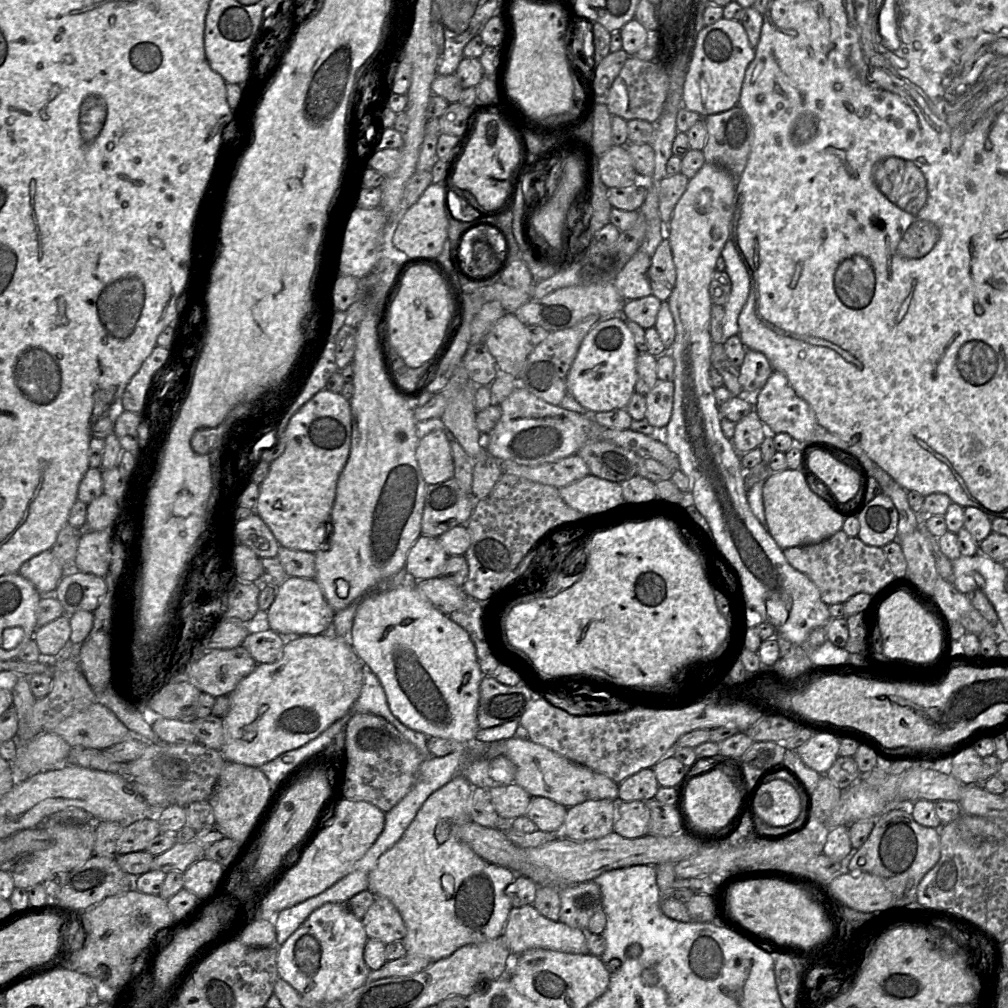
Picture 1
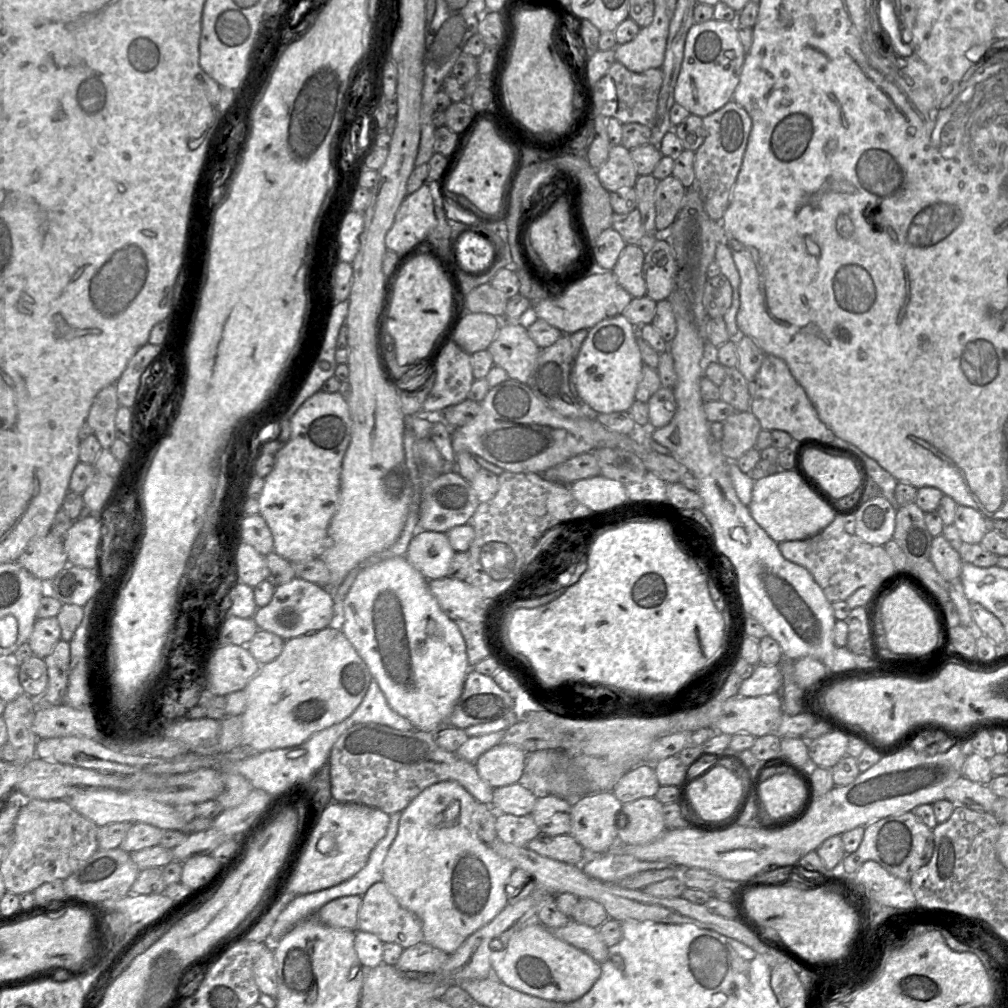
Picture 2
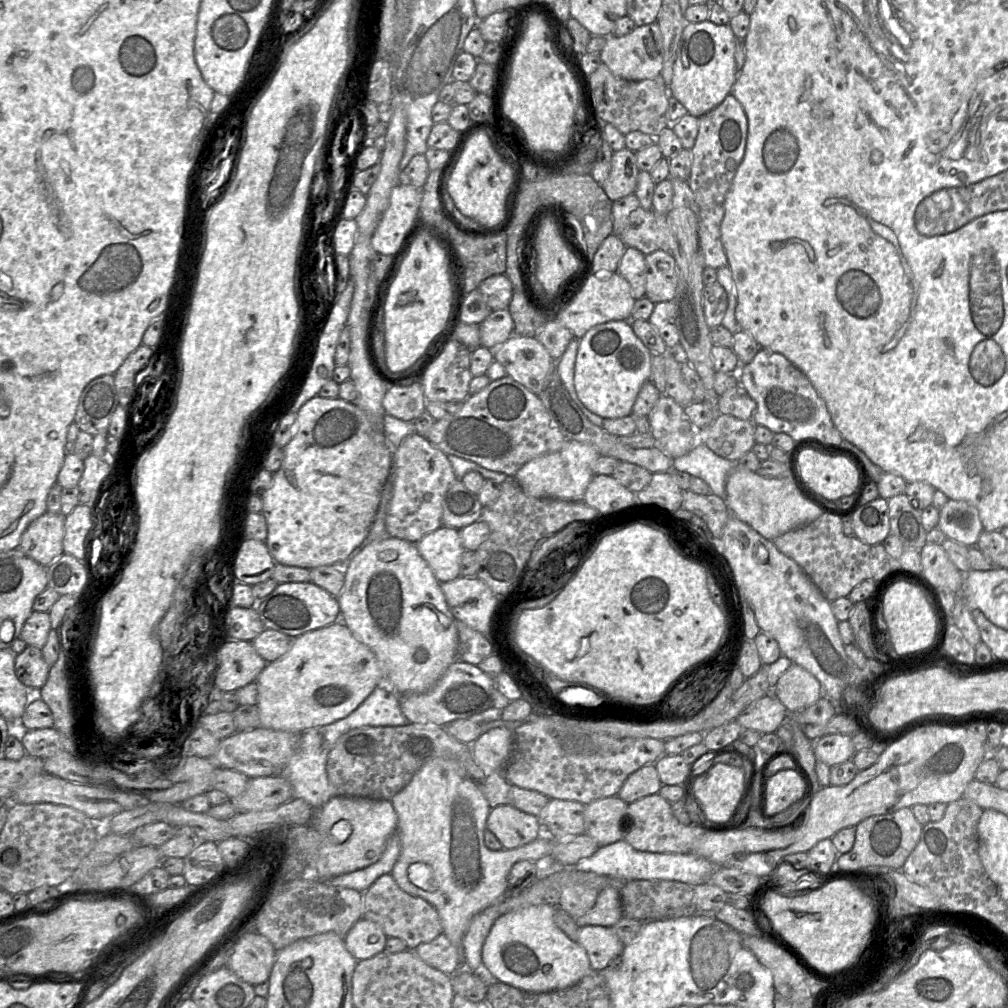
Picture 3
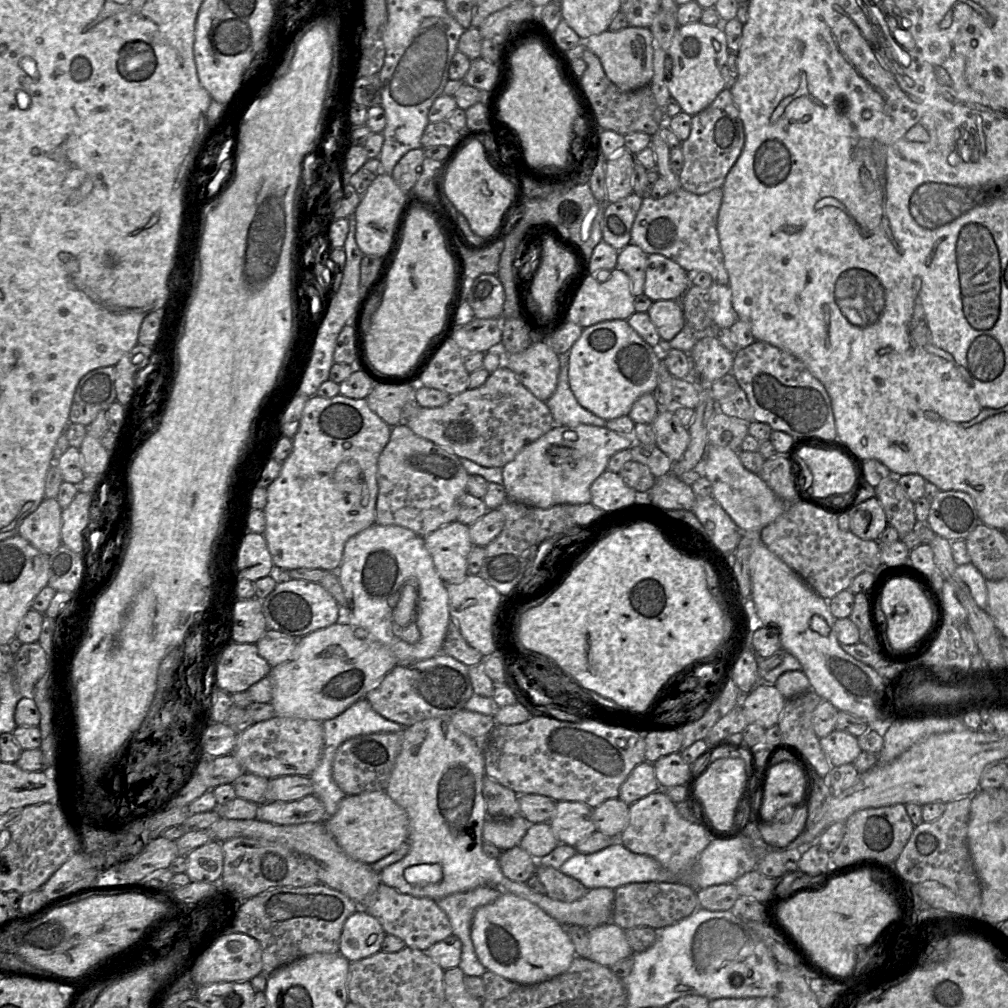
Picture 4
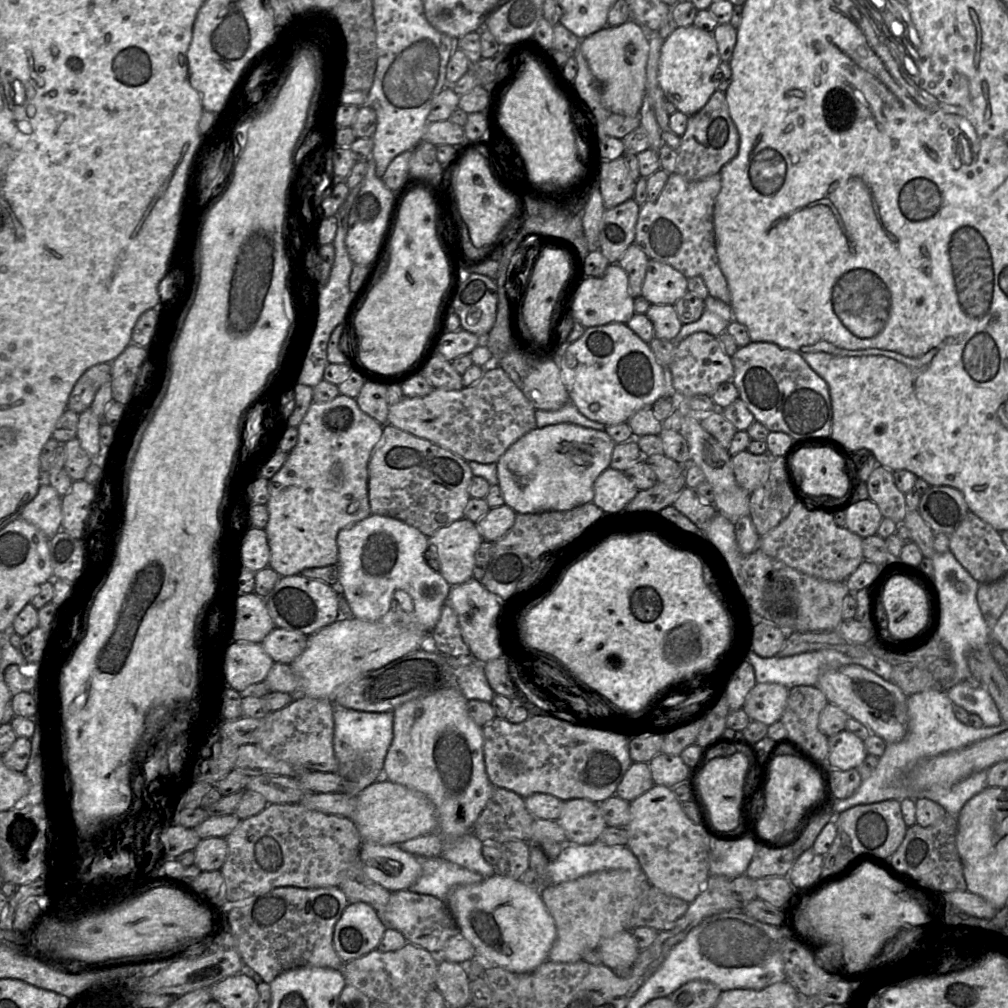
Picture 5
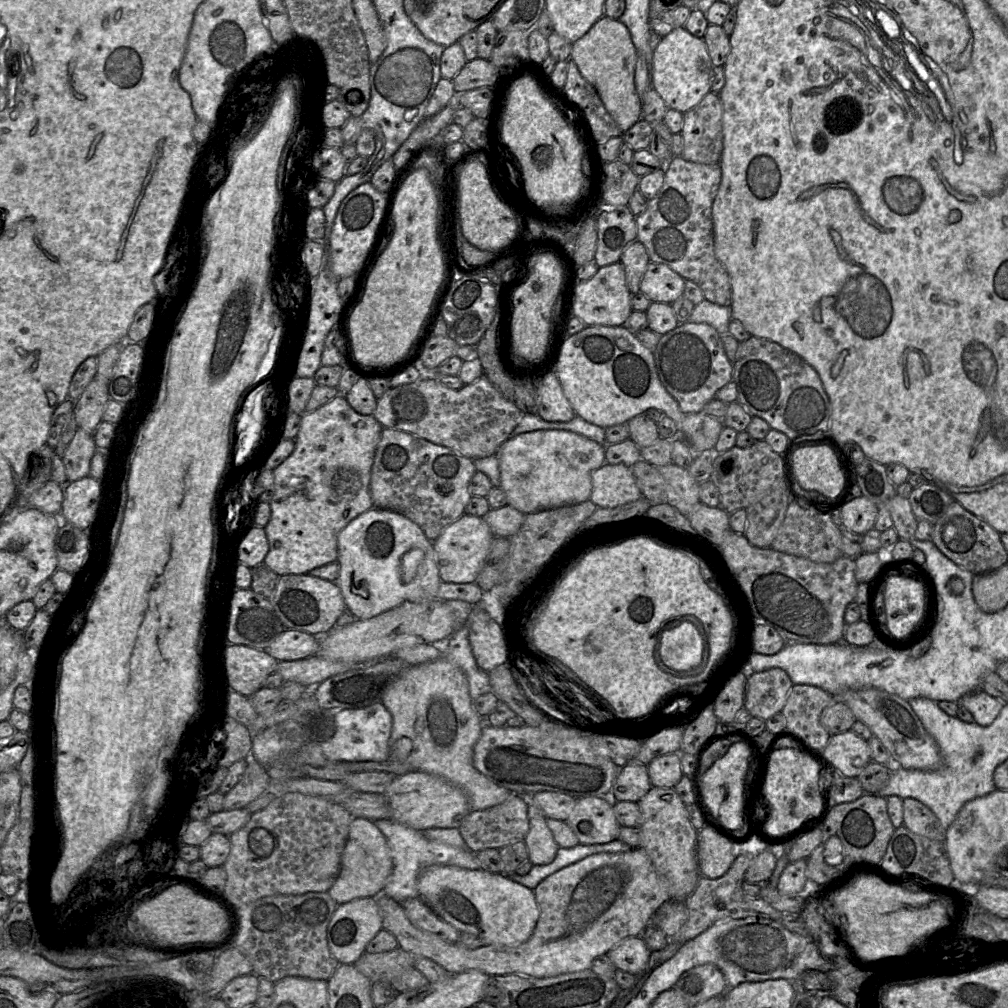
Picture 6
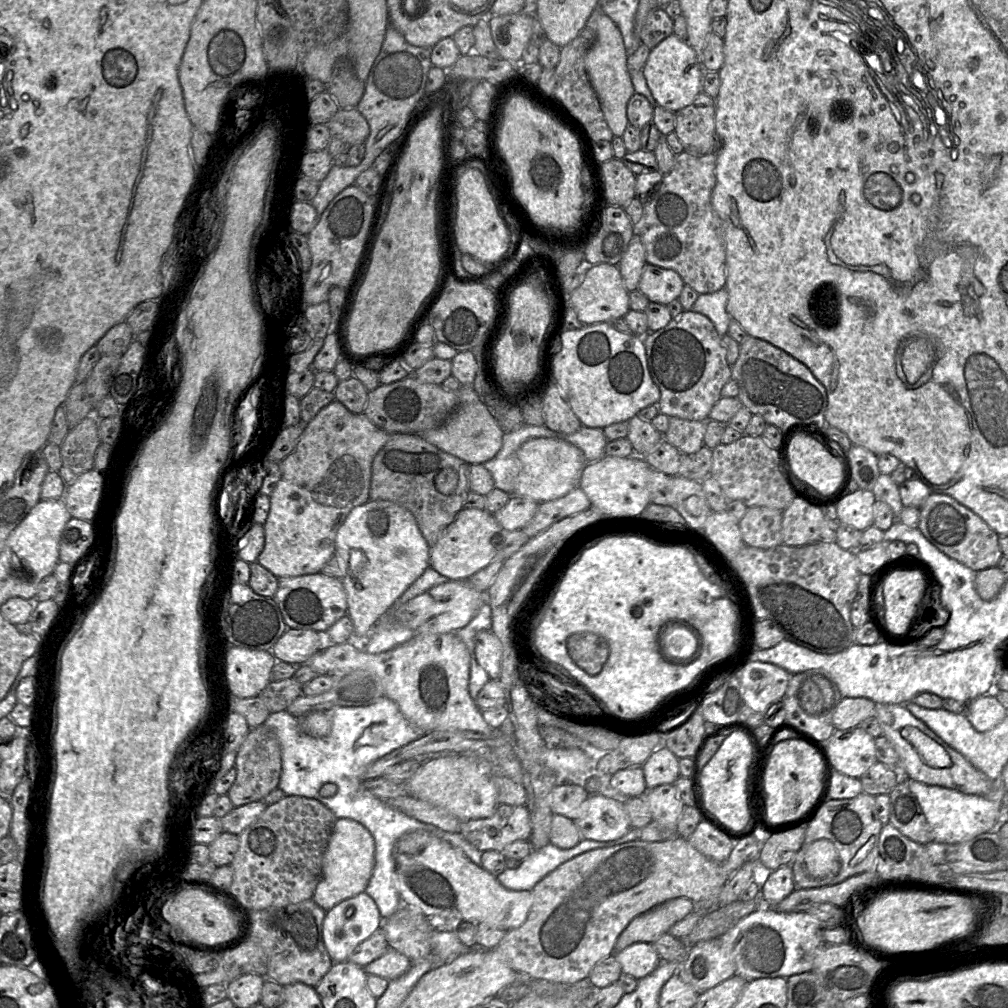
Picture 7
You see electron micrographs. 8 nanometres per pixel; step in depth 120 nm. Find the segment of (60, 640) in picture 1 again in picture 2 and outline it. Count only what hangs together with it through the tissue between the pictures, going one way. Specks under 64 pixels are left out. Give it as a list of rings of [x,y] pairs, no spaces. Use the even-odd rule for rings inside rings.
[[[56,616],[37,618],[27,643],[35,656],[44,659],[60,639],[61,629]]]

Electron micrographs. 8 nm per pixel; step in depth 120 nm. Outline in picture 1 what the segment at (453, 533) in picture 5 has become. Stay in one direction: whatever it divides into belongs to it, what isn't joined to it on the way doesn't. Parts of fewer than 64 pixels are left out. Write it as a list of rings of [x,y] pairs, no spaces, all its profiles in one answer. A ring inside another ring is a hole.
[[[422,534],[407,554],[405,573],[413,583],[440,577],[447,558],[438,538]]]

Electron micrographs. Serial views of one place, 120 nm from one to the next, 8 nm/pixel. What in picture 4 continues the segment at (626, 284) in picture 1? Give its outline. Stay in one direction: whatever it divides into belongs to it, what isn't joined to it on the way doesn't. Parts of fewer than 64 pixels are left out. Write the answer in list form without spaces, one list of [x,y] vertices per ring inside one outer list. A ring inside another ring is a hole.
[[[631,243],[618,252],[616,268],[629,277],[634,297],[643,294],[647,256],[640,247]]]

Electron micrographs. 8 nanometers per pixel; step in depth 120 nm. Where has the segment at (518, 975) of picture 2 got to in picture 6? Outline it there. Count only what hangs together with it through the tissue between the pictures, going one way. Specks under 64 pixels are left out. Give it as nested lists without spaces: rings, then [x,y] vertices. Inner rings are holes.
[[[432,865],[425,868],[418,879],[421,898],[441,919],[461,933],[472,933],[497,947],[517,947],[532,935],[539,919],[539,908],[534,891],[512,881],[508,875],[482,869],[470,870],[452,865]]]

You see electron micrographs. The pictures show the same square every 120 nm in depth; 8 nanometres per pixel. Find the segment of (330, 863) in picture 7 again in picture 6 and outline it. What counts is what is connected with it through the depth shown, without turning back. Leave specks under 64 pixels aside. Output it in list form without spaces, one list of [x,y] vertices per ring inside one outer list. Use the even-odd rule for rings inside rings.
[[[354,818],[350,824],[348,838],[342,853],[339,876],[328,893],[338,905],[359,898],[377,897],[383,893],[392,871],[391,851],[382,832],[373,821]]]

